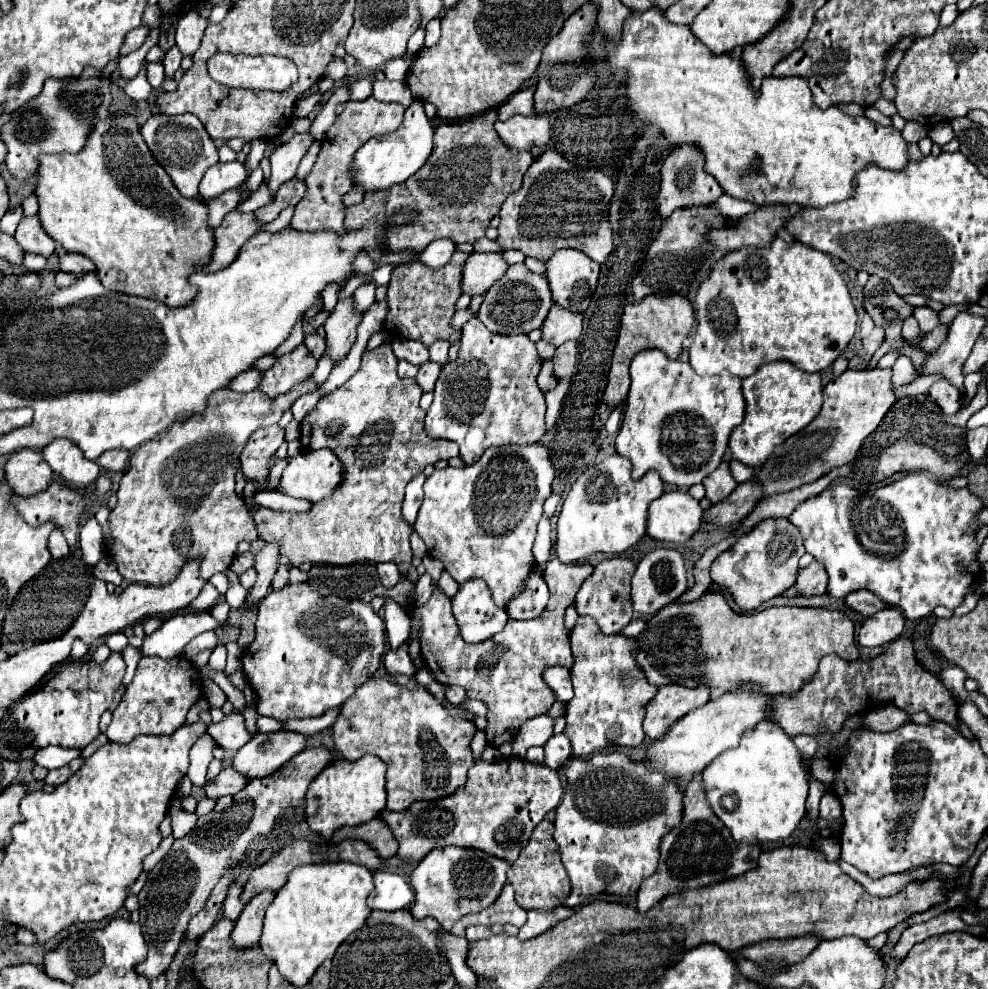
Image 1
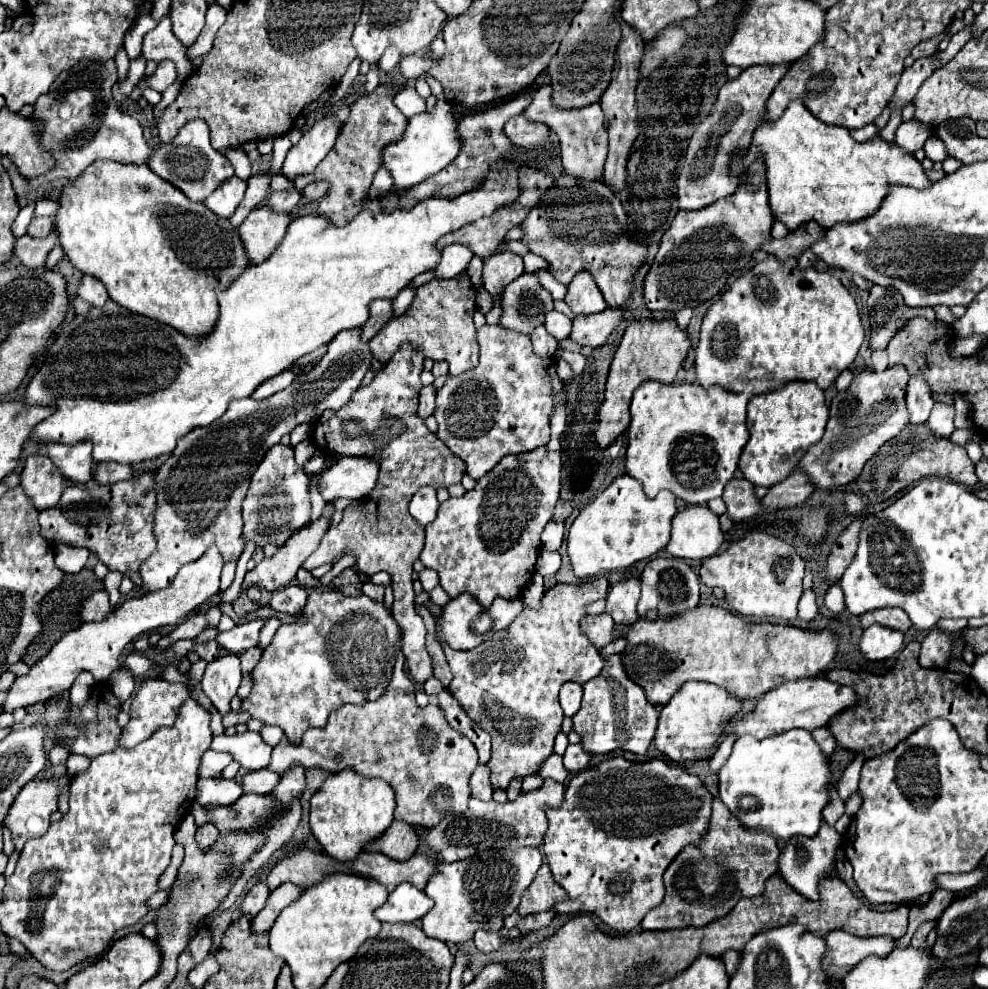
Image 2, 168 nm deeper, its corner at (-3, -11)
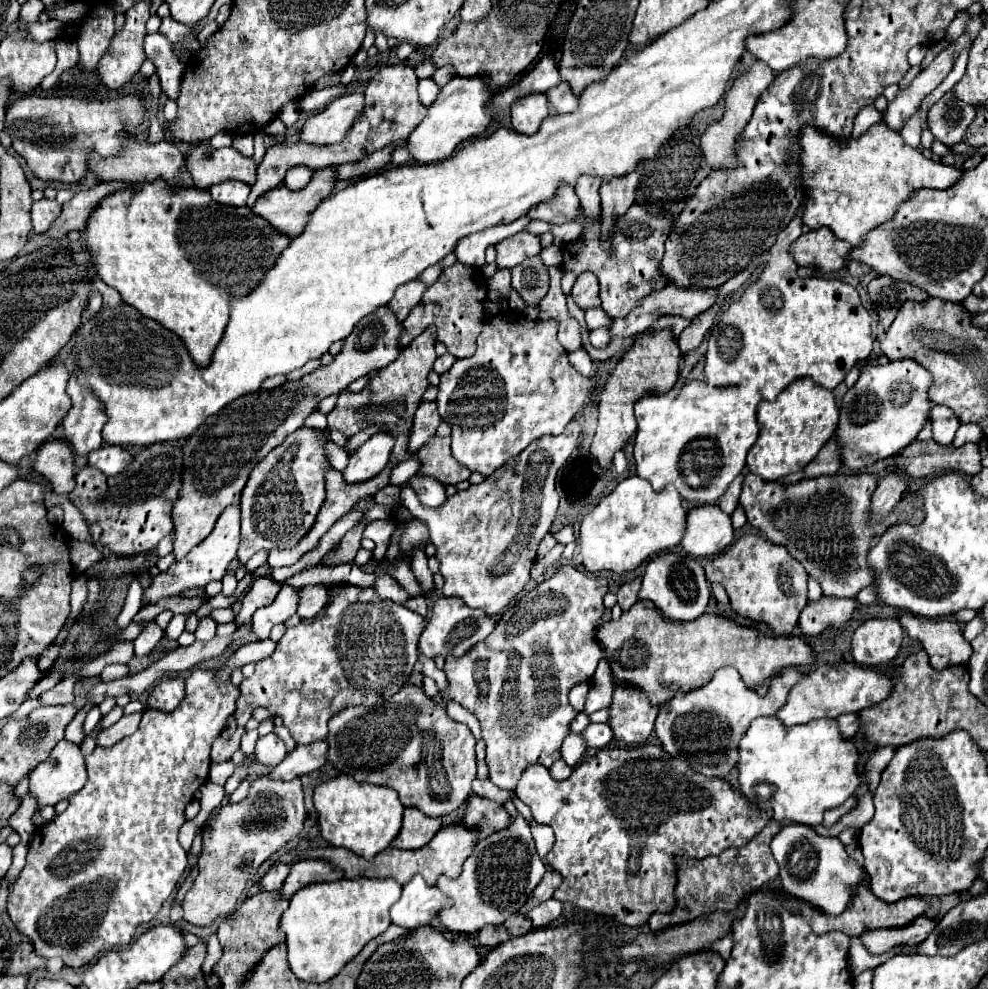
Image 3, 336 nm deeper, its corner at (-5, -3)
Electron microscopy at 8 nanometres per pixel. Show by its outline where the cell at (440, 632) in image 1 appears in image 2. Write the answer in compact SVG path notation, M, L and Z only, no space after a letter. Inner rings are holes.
M594 577L580 585L558 583L544 593L544 609L540 613L522 611L510 627L496 633L492 639L484 641L480 647L470 651L454 651L444 645L444 653L452 671L452 683L448 691L456 697L460 707L468 717L492 737L492 755L488 761L490 781L494 789L506 789L514 777L526 777L540 769L540 763L552 755L554 737L560 731L564 713L558 703L558 691L562 683L576 681L586 683L596 677L604 665L604 659L592 643L580 631L580 619L586 615L584 605L596 599L604 599L608 589L606 577Z

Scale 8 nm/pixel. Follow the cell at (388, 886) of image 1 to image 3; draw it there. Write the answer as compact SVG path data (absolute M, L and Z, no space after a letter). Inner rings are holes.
M416 875L404 885L402 897L390 907L390 919L394 925L414 931L418 927L430 925L444 907L450 907L450 899L442 895L438 887L428 887L426 881Z

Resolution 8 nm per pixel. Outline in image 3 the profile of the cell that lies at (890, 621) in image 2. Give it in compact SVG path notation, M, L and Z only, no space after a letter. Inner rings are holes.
M902 613L900 625L908 631L910 637L918 639L924 645L926 653L930 655L930 665L938 671L952 665L966 665L972 655L972 647L962 637L962 631L956 621L930 621L914 617L910 613Z

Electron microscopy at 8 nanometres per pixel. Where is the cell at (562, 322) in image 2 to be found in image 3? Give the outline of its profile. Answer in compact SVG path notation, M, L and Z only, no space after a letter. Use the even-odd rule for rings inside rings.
M500 313L484 323L476 353L470 359L458 359L448 373L440 375L436 405L442 419L452 427L452 455L470 471L478 471L486 477L492 475L532 441L542 435L562 433L584 407L592 383L570 365L568 353L558 343L556 333L556 321L530 321L524 313Z

